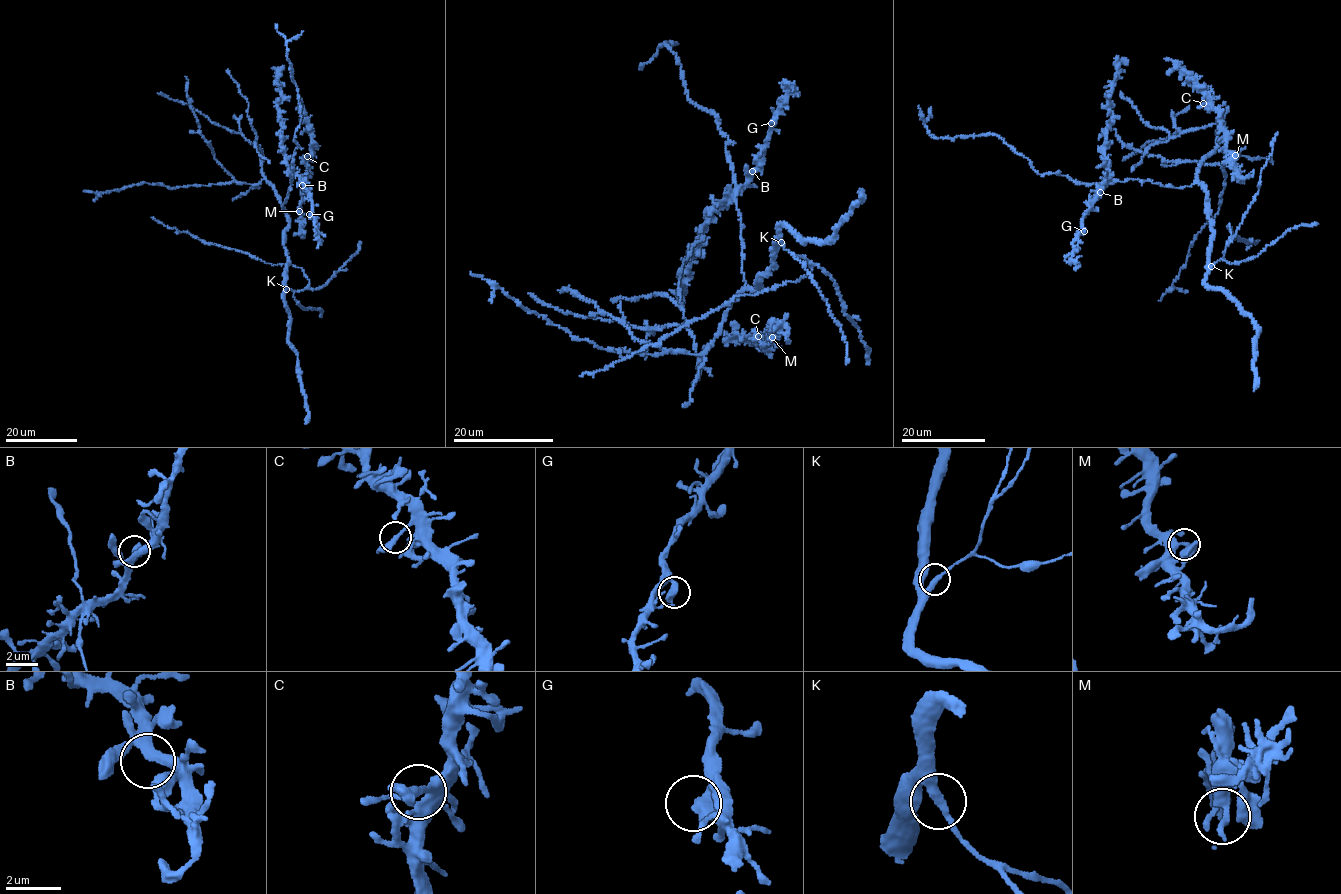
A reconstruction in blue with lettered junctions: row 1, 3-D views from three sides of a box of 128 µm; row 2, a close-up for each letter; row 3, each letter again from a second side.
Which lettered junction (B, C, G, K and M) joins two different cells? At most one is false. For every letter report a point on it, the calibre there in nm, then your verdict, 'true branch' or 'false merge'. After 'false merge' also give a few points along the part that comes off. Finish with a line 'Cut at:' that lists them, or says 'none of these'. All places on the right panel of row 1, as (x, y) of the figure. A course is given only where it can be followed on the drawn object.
B: (1100, 192) | 360 nm | true branch
C: (1203, 103) | 320 nm | true branch
G: (1084, 231) | 400 nm | true branch
K: (1211, 266) | 320 nm | true branch
M: (1235, 155) | 360 nm | true branch
Cut at: none of these

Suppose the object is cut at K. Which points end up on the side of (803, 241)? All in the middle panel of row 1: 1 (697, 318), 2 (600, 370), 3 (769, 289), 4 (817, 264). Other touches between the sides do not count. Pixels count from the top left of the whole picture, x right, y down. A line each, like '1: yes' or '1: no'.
1: no
2: no
3: no
4: no

